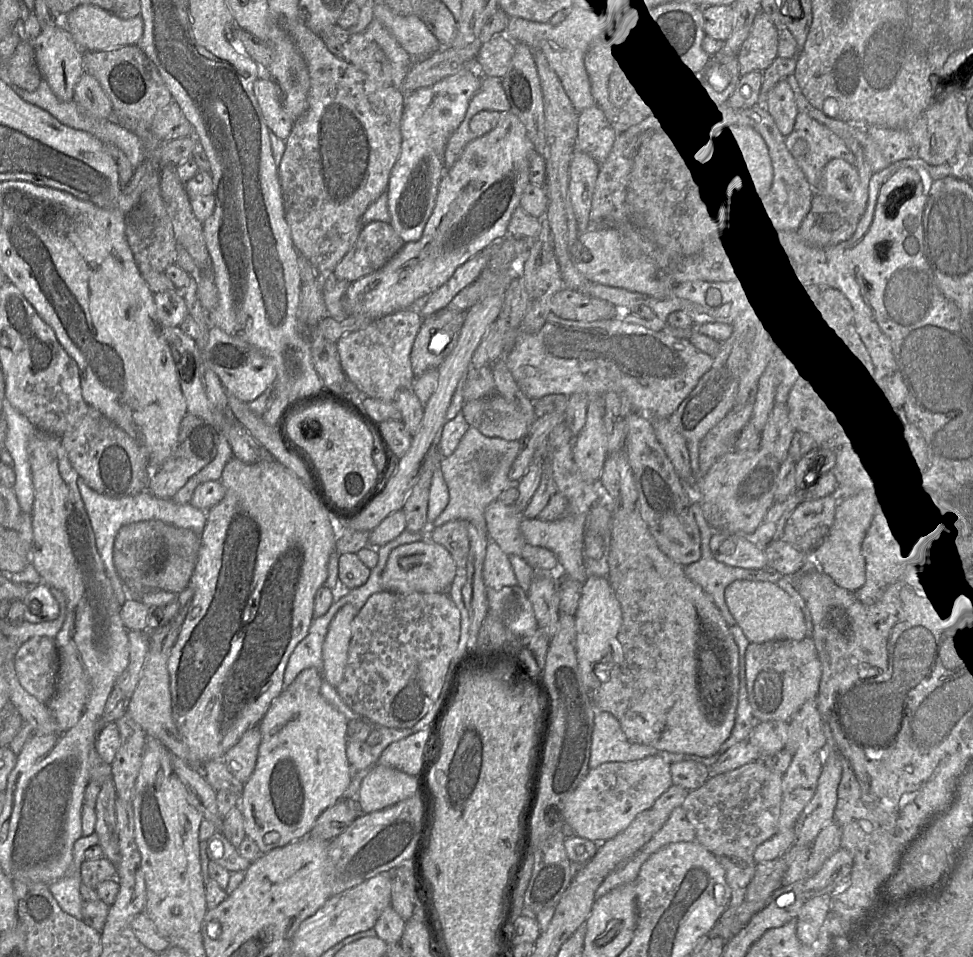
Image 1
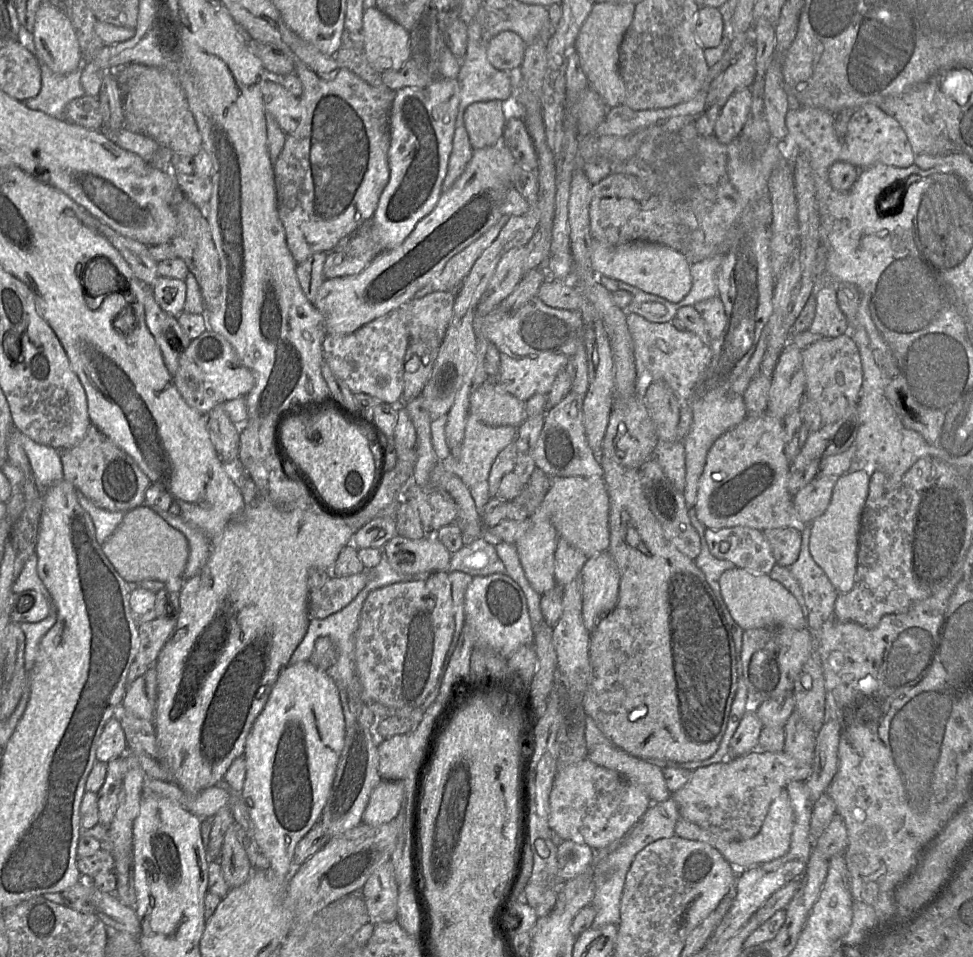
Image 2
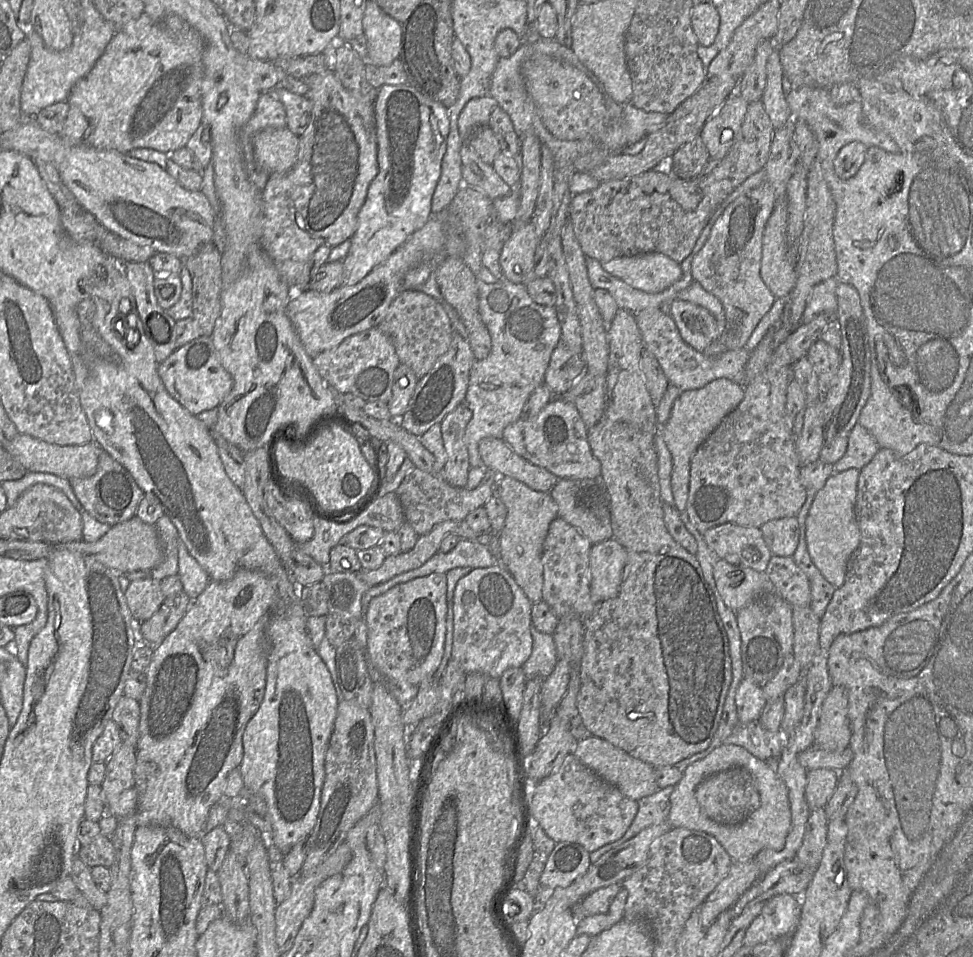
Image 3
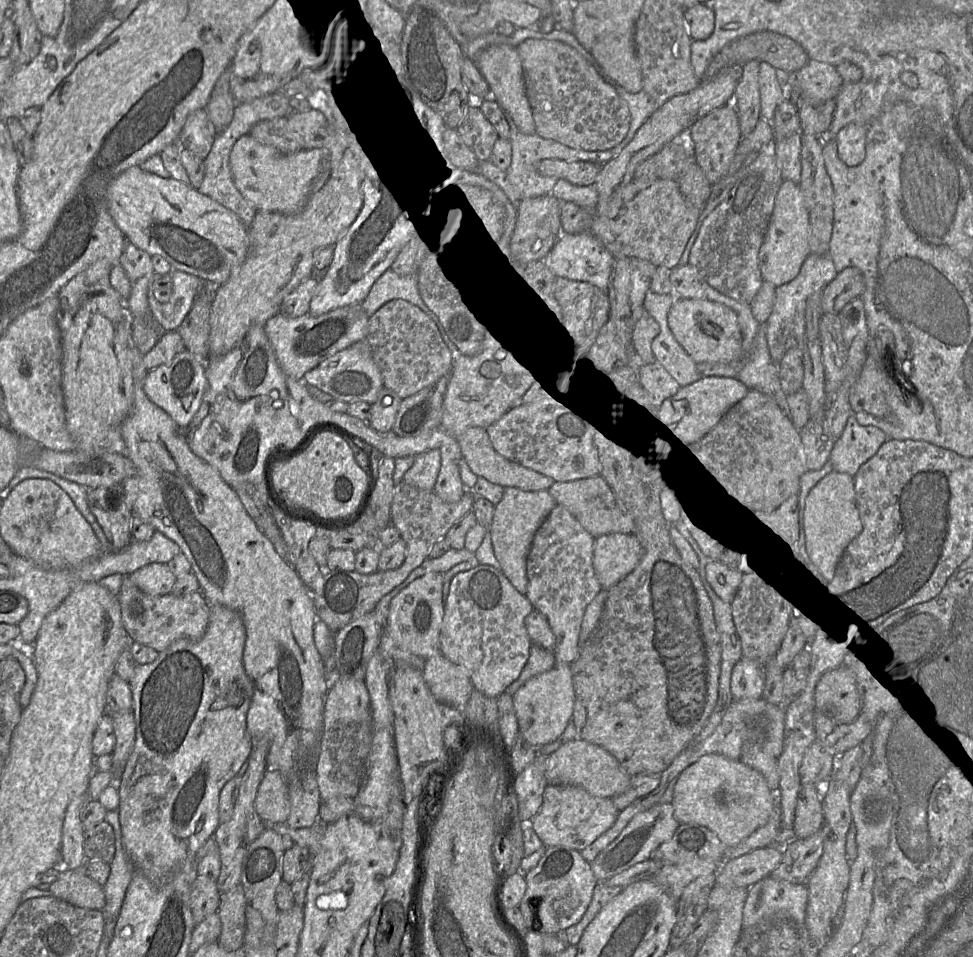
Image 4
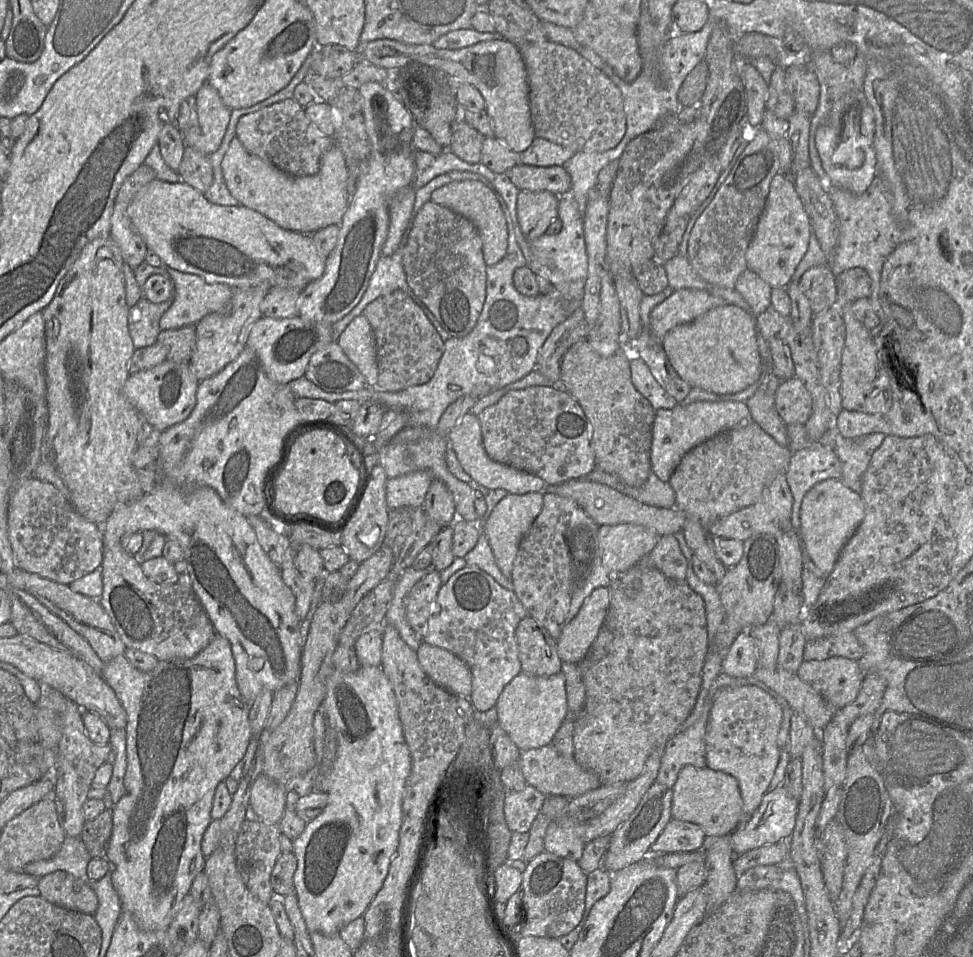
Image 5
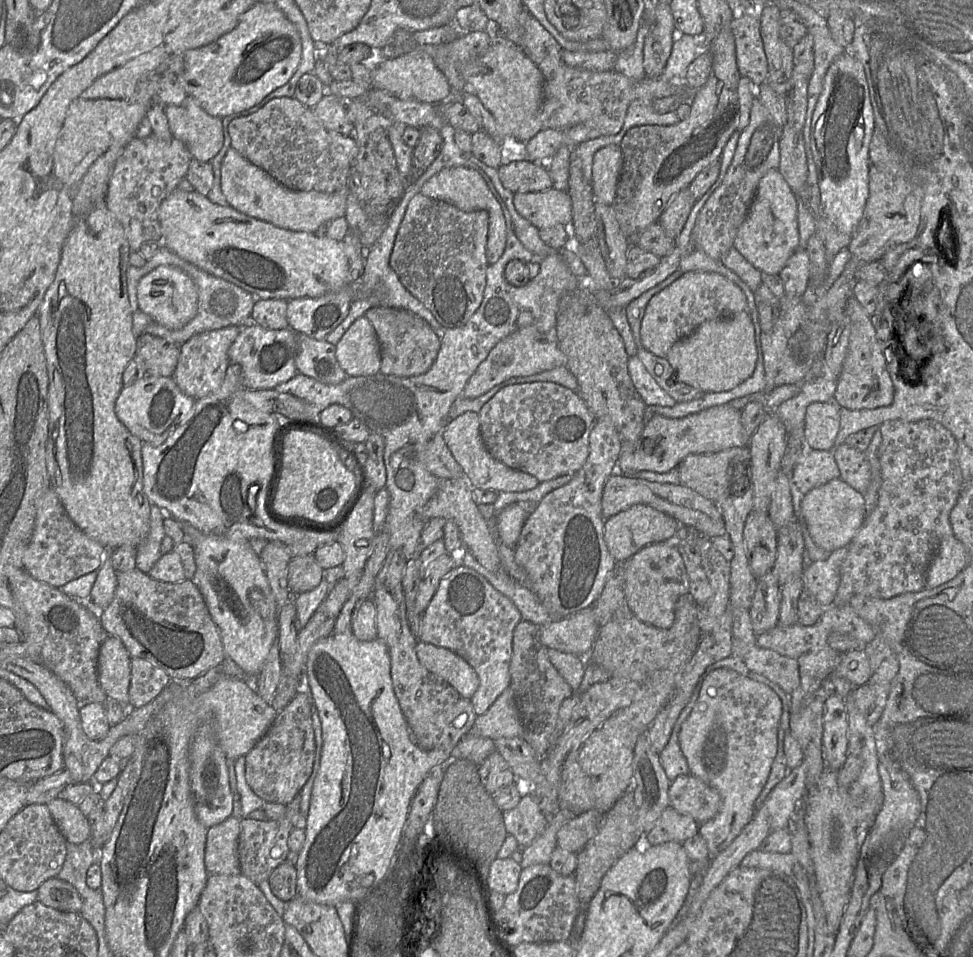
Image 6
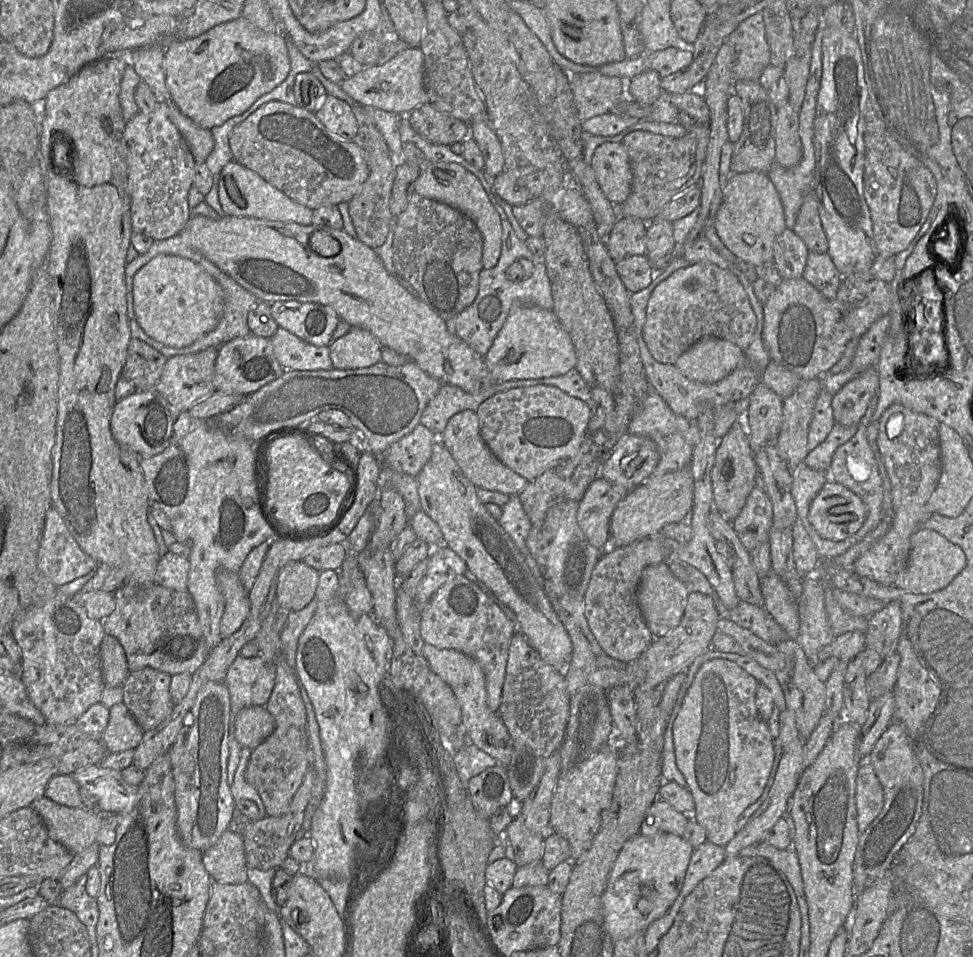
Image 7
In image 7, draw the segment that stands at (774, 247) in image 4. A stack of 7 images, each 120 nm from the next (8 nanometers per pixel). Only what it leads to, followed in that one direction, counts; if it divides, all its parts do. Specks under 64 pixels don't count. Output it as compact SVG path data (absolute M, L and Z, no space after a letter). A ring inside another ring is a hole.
M752 171L729 177L722 189L722 202L715 216L714 227L727 249L745 262L757 267L774 261L775 240L787 227L780 195L766 172Z

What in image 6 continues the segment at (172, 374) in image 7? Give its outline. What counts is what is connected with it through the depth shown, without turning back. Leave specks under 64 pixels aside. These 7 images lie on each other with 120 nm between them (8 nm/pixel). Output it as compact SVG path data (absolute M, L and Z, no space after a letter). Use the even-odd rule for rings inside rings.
M233 325L206 331L194 335L181 345L180 356L172 377L183 393L196 400L216 392L221 387L230 364L228 350L241 330L242 327Z

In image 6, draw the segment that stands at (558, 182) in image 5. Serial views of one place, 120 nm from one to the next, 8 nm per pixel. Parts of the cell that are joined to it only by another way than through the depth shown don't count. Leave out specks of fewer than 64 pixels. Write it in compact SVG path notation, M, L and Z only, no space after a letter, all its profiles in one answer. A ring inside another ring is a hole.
M528 159L507 161L497 168L503 186L516 193L540 192L553 187L553 181L545 164Z

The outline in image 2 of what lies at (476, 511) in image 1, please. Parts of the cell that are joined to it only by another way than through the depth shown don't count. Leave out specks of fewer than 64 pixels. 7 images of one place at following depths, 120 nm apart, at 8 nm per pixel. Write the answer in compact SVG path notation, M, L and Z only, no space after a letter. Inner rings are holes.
M470 413L466 421L460 456L455 458L450 454L442 462L447 470L457 475L468 488L471 488L479 482L487 482L497 455L514 442L516 435L517 428L514 426L489 426Z

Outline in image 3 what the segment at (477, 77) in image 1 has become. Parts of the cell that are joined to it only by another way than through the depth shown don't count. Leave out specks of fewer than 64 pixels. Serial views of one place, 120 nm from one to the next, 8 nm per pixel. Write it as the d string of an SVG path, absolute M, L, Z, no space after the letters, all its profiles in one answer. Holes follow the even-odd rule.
M383 85L374 101L378 173L358 213L358 224L344 257L342 285L355 285L386 260L431 217L432 197L441 175L449 133L449 112L414 88Z

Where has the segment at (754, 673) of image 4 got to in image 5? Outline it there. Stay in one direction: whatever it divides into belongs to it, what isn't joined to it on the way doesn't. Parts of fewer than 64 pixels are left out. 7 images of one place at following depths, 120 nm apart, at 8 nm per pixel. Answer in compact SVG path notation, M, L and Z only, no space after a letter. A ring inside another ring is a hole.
M748 630L741 631L722 661L722 671L732 677L753 675L758 666L756 646Z

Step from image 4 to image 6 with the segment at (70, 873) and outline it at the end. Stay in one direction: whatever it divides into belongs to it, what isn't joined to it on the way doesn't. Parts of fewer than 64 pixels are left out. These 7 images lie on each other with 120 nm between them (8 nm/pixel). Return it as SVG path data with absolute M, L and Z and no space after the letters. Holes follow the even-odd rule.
M49 878L37 889L37 901L63 912L79 913L82 898L70 883L58 878Z

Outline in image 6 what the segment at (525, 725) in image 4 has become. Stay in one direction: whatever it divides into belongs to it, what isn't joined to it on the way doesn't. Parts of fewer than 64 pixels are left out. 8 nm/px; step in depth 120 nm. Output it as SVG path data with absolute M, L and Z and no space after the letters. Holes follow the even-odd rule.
M510 687L504 690L484 715L476 717L467 734L492 740L521 737L522 724Z

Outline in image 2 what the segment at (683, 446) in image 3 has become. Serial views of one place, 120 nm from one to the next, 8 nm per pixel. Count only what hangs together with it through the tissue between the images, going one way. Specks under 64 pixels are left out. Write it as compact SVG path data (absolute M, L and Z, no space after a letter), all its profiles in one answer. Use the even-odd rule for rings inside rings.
M709 395L690 402L692 423L688 433L682 439L686 460L686 481L683 490L688 510L695 506L698 483L704 471L707 454L714 442L725 432L740 424L747 416L746 403L742 395Z

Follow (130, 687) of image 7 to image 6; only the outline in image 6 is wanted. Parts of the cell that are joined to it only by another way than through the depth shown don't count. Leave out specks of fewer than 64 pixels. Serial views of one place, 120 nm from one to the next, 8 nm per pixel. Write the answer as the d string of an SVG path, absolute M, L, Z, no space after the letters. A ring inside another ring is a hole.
M131 658L128 708L140 708L153 701L170 684L168 674L142 658Z

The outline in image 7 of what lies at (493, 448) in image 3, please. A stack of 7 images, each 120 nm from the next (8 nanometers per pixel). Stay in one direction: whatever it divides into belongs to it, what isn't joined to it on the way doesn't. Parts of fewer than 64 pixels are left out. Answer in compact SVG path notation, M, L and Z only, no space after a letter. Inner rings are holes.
M463 410L453 415L438 439L450 452L463 474L477 488L482 487L515 496L527 485L526 478L503 464L485 444L480 434L479 421L475 411Z

